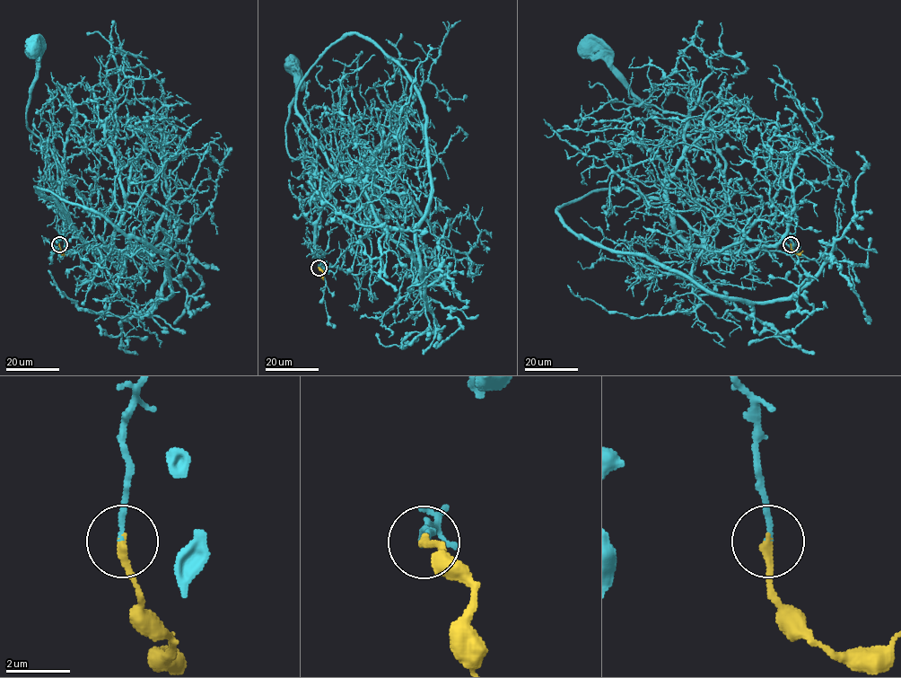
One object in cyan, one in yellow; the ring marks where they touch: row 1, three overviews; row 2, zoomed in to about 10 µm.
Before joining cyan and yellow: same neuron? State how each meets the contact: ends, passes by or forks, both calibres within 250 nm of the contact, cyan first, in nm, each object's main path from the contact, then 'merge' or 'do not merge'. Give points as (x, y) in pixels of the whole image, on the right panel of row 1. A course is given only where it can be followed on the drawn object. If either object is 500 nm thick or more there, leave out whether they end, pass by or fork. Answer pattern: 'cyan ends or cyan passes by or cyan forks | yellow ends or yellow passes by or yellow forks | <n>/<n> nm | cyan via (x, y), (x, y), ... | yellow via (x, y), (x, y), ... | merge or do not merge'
cyan ends | yellow ends | 160/260 nm | cyan via (791, 244), (785, 208), (774, 200), (722, 215), (708, 225), (683, 137), (662, 126), (627, 82), (587, 48) | yellow via (791, 244), (795, 252), (802, 250) | merge

